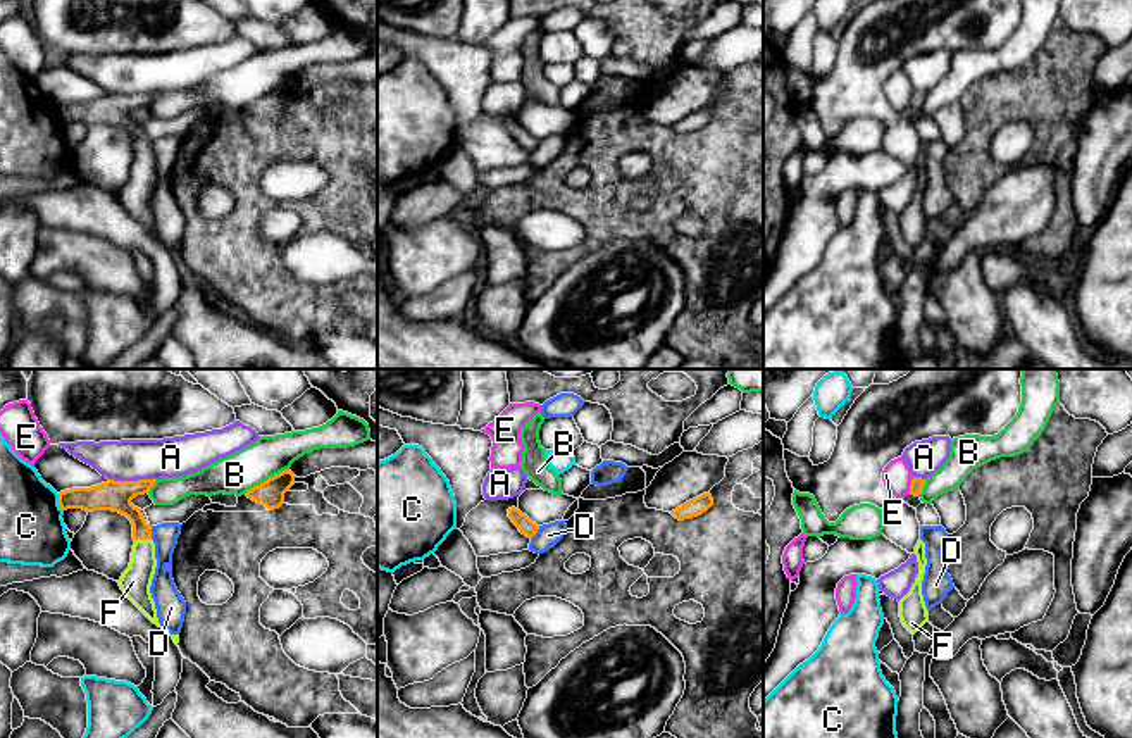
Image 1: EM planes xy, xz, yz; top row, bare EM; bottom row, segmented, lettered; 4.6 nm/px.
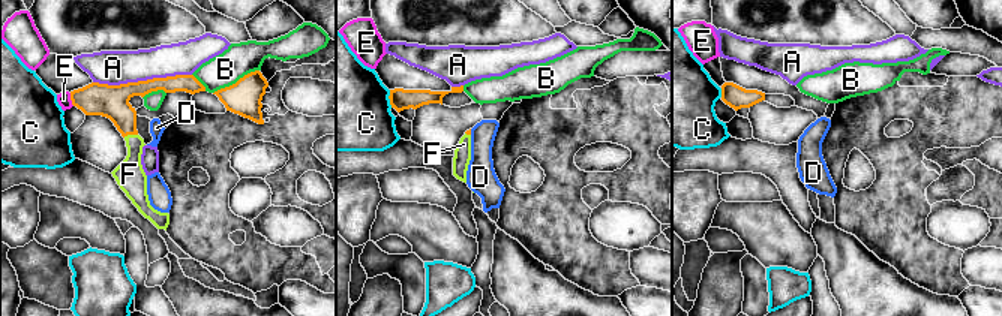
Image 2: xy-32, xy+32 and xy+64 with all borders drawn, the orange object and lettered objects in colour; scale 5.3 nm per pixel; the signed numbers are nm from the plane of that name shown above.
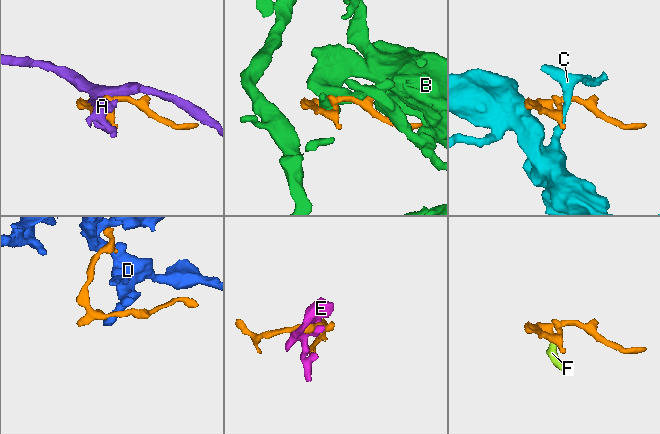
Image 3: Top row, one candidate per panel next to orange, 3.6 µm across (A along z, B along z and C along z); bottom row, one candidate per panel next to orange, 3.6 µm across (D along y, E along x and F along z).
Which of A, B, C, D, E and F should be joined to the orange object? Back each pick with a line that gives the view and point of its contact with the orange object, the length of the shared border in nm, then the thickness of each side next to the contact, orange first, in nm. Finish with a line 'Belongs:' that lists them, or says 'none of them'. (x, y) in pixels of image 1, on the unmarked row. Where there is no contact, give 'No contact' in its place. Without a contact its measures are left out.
F: Touches orange at xy (142, 152). Shared border 80 nm. Thickness 140 nm (orange) against 140 nm
Belongs: F

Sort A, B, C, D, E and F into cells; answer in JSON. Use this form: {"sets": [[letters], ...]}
{"sets": [["A"], ["B"], ["C"], ["D"], ["E"], ["F"]]}

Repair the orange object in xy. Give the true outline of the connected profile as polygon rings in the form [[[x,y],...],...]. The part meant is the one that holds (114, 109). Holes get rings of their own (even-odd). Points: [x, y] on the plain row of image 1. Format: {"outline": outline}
{"outline": [[[157,93],[138,95],[114,95],[91,100],[72,102],[59,107],[59,119],[62,124],[83,122],[86,126],[112,124],[126,129],[133,138],[133,166],[129,181],[117,195],[124,209],[159,241],[155,216],[150,207],[152,193],[157,181],[155,157],[152,153],[152,141],[145,134],[141,122],[134,121],[131,114],[145,109]]]}

